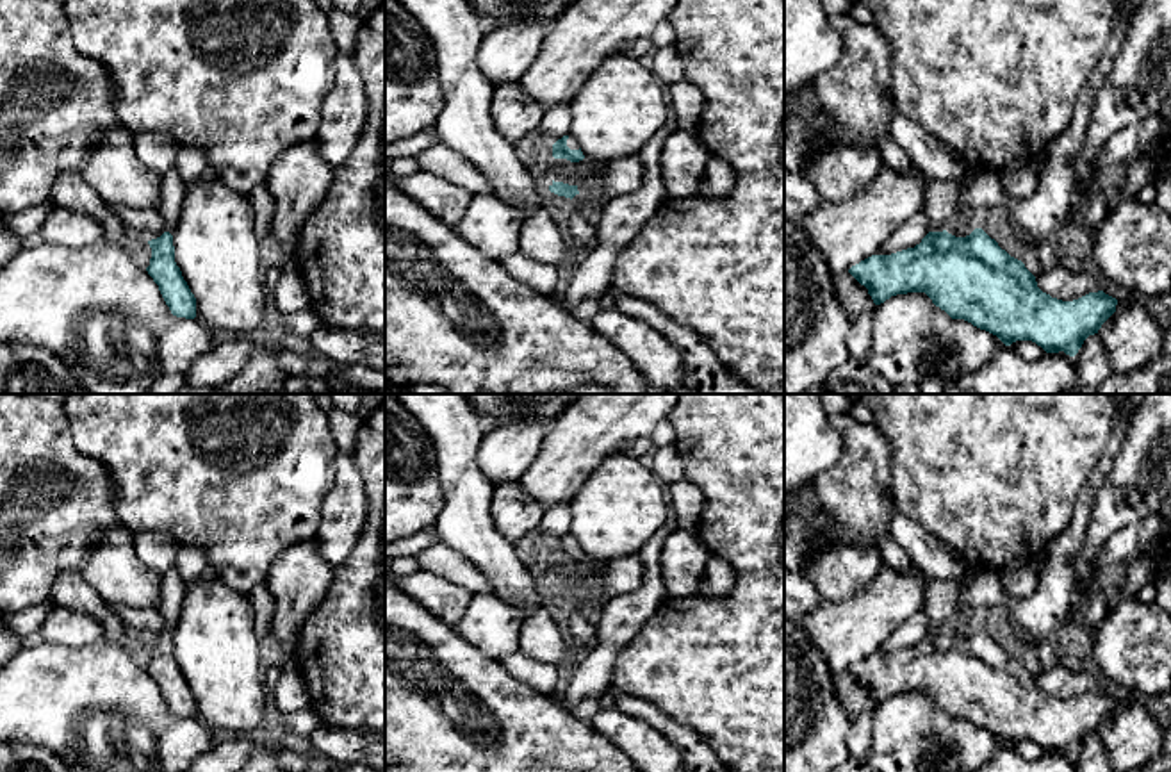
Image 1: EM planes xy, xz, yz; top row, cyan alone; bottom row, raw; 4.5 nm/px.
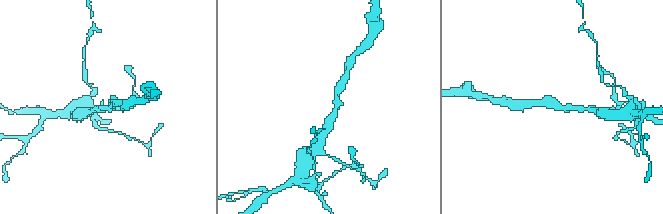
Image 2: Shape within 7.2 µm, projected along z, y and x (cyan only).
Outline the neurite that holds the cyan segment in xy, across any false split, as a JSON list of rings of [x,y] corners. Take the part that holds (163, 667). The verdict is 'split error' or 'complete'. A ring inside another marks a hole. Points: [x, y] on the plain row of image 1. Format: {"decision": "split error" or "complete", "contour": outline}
{"decision": "split error", "contour": [[[175,565],[160,576],[159,603],[153,606],[166,622],[166,631],[148,640],[151,647],[148,674],[159,685],[159,690],[176,717],[196,717],[196,697],[175,661],[173,629],[182,612],[187,585],[176,572]]]}

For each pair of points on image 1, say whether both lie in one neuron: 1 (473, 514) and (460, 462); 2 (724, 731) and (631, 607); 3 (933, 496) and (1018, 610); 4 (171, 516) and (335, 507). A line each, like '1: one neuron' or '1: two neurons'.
1: one neuron
2: two neurons
3: two neurons
4: two neurons

